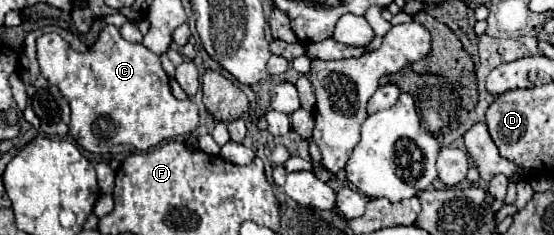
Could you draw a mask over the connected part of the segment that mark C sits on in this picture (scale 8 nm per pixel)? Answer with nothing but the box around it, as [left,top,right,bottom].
[37,24,199,154]

